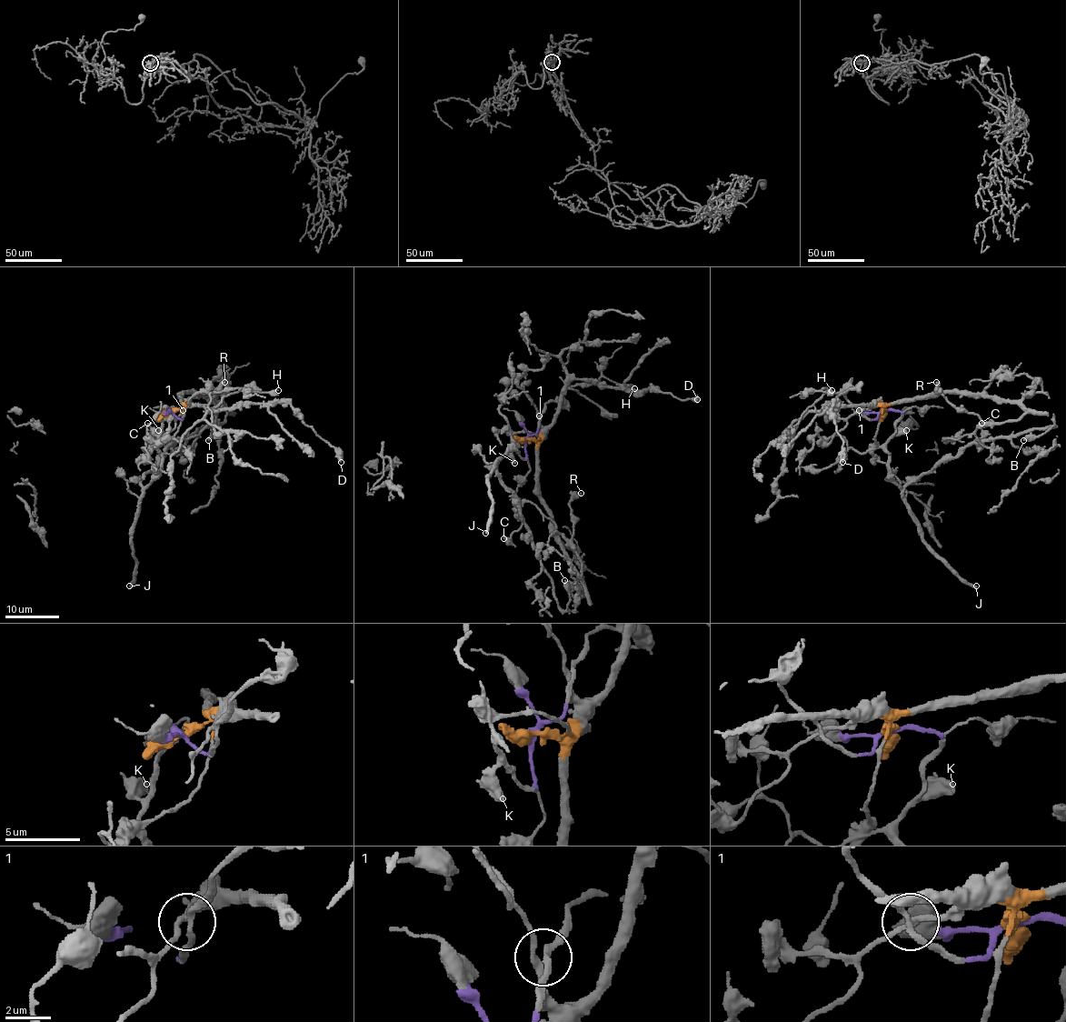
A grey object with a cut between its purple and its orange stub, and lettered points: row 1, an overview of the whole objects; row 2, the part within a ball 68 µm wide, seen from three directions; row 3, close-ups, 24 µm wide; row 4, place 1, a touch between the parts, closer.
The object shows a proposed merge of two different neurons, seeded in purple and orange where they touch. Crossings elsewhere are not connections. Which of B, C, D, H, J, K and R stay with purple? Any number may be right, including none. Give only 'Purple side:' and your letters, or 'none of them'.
Purple side: B, C, H, J, K

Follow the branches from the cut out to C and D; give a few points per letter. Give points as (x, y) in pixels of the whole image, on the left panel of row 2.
C: (170, 412), (156, 445), (162, 470), (144, 487), (141, 478), (163, 457), (165, 445), (154, 436), (146, 423)
D: (170, 412), (183, 406), (213, 410), (287, 403), (334, 448), (341, 462)

